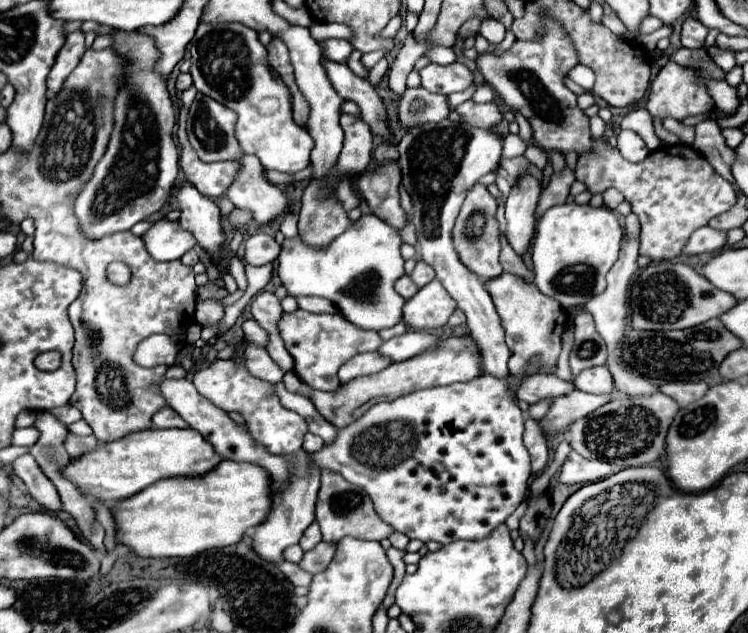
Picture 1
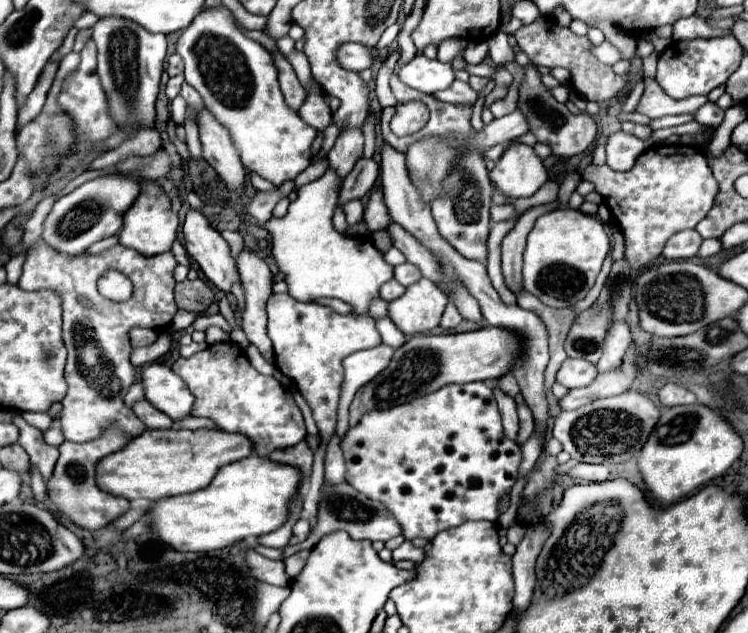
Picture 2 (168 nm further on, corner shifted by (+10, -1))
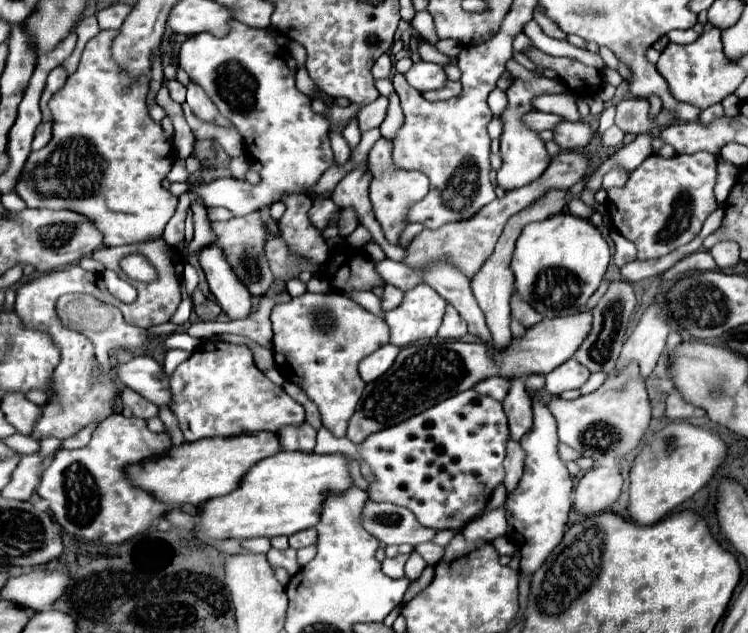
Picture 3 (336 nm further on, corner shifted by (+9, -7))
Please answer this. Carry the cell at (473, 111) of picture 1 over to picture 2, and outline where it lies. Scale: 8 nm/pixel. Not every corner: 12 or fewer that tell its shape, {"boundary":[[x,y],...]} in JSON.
{"boundary":[[454,81],[434,93],[444,103],[474,105],[478,93],[468,83]]}

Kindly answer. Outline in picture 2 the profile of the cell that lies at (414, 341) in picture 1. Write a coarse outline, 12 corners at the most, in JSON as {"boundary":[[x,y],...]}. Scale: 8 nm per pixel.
{"boundary":[[378,319],[376,327],[382,343],[398,349],[406,335],[388,319]]}

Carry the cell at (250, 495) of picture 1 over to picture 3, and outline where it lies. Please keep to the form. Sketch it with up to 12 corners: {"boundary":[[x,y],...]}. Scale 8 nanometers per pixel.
{"boundary":[[281,451],[201,507],[197,541],[315,527],[341,453]]}

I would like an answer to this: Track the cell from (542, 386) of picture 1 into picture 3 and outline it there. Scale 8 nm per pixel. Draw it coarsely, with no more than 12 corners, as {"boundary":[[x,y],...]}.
{"boundary":[[487,377],[473,389],[503,401],[509,383],[503,377]]}

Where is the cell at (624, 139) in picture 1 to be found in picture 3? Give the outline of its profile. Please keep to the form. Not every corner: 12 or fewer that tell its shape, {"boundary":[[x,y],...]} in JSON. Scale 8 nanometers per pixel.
{"boundary":[[623,169],[605,175],[601,189],[623,187],[629,177]]}

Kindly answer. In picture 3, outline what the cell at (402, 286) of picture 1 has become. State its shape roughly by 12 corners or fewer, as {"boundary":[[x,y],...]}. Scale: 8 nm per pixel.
{"boundary":[[385,285],[381,307],[395,309],[403,299],[403,291]]}

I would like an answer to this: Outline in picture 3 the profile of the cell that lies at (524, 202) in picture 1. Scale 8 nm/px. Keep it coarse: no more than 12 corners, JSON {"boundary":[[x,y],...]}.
{"boundary":[[507,63],[497,183],[517,189],[537,179],[551,157],[523,123],[533,99],[565,93],[565,83]]}

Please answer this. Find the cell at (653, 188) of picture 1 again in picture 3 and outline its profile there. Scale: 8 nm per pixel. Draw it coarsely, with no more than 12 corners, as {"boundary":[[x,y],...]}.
{"boundary":[[707,151],[649,156],[609,189],[637,259],[687,245],[717,209]]}

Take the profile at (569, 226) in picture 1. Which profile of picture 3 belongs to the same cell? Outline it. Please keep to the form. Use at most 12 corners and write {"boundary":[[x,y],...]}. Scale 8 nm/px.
{"boundary":[[569,213],[521,231],[515,291],[543,317],[597,291],[611,249]]}

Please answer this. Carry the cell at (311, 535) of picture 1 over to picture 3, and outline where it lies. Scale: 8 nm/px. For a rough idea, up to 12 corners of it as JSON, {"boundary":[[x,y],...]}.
{"boundary":[[305,529],[289,537],[293,549],[317,543],[317,531]]}

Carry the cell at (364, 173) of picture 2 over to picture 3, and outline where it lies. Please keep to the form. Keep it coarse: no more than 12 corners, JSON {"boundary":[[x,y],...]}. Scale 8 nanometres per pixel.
{"boundary":[[341,209],[337,225],[341,237],[349,237],[357,223],[353,209]]}

